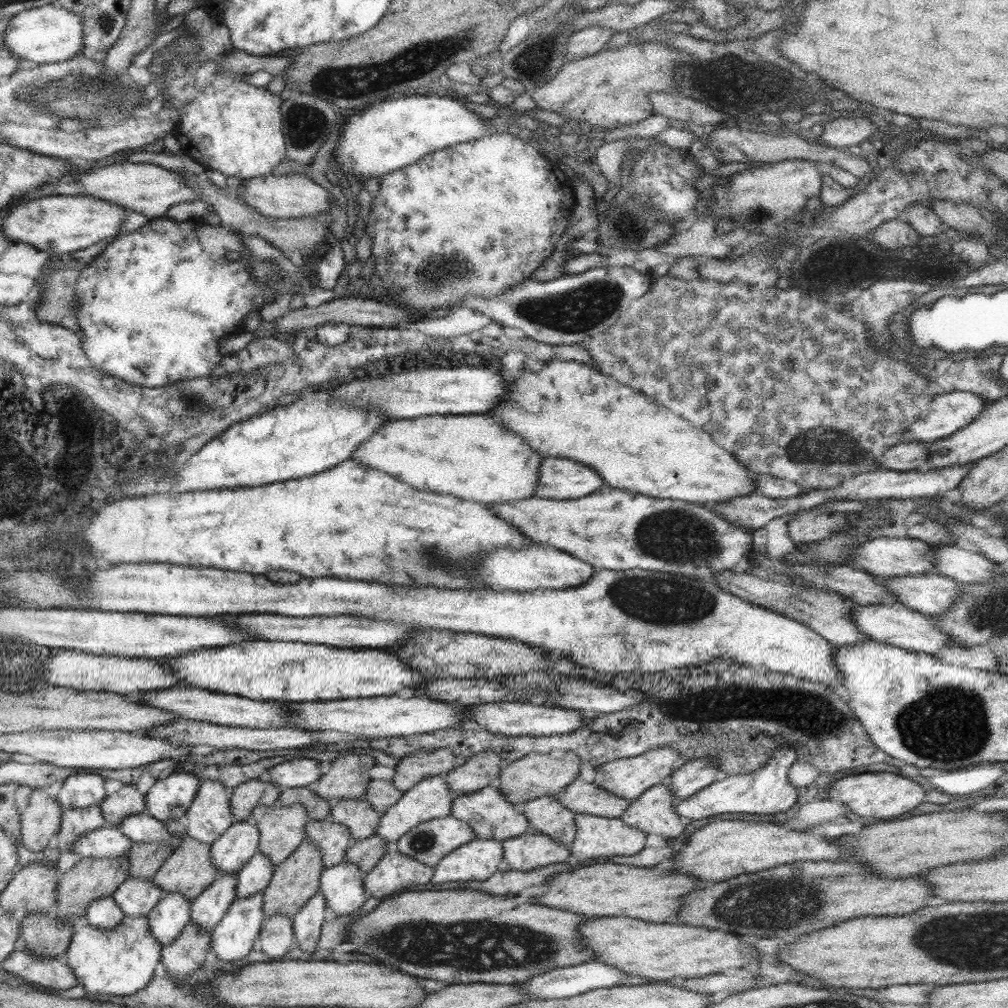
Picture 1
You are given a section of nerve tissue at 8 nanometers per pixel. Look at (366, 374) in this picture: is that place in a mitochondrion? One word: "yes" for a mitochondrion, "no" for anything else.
no

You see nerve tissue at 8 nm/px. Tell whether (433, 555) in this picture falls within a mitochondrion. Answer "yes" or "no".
yes

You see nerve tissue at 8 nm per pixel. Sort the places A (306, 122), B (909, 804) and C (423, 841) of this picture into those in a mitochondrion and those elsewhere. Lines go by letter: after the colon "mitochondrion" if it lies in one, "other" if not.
A: mitochondrion
B: other
C: mitochondrion

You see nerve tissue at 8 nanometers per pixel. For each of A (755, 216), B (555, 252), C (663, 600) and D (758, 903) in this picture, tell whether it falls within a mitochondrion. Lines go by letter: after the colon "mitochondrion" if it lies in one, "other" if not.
A: mitochondrion
B: other
C: mitochondrion
D: mitochondrion

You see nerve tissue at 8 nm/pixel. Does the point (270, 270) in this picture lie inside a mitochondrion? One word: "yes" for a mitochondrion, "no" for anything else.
yes

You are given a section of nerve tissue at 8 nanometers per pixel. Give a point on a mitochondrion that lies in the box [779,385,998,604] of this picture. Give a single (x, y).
(836, 450)

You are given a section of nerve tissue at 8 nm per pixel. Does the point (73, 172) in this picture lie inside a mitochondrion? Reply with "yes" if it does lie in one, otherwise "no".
no

